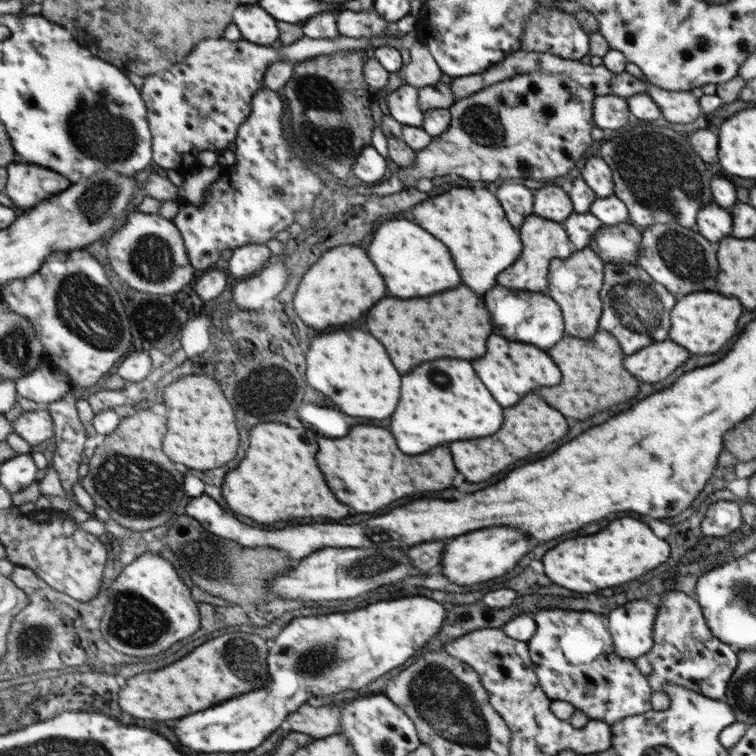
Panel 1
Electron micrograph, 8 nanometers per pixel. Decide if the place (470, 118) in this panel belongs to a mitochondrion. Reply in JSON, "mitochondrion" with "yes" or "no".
{"mitochondrion":"yes"}

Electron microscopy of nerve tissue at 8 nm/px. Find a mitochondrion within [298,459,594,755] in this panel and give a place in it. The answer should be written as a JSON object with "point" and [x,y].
{"point":[447,705]}

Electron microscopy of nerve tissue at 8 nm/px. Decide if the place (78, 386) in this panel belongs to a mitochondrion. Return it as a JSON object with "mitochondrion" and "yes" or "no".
{"mitochondrion":"no"}

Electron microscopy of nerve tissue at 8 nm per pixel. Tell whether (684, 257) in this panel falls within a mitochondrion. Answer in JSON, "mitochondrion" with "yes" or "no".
{"mitochondrion":"yes"}

